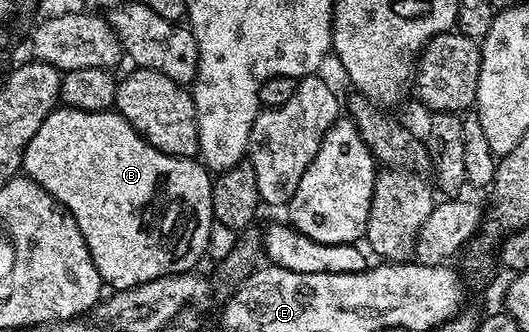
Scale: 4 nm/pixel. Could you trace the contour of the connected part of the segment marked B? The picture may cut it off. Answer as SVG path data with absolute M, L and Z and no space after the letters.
M58 106L50 111L49 116L39 125L35 137L25 146L23 156L23 171L28 178L43 188L52 198L77 223L77 230L80 238L87 246L87 254L93 258L93 263L97 266L97 272L102 277L113 275L113 287L122 291L128 287L134 287L147 281L155 281L159 277L168 275L184 275L192 272L193 266L201 259L201 254L205 251L205 246L209 243L209 226L214 226L212 213L212 187L214 180L210 172L196 158L178 157L176 155L165 155L159 149L155 149L151 144L141 137L135 128L130 125L123 116L116 110L108 111L80 111L74 107Z

